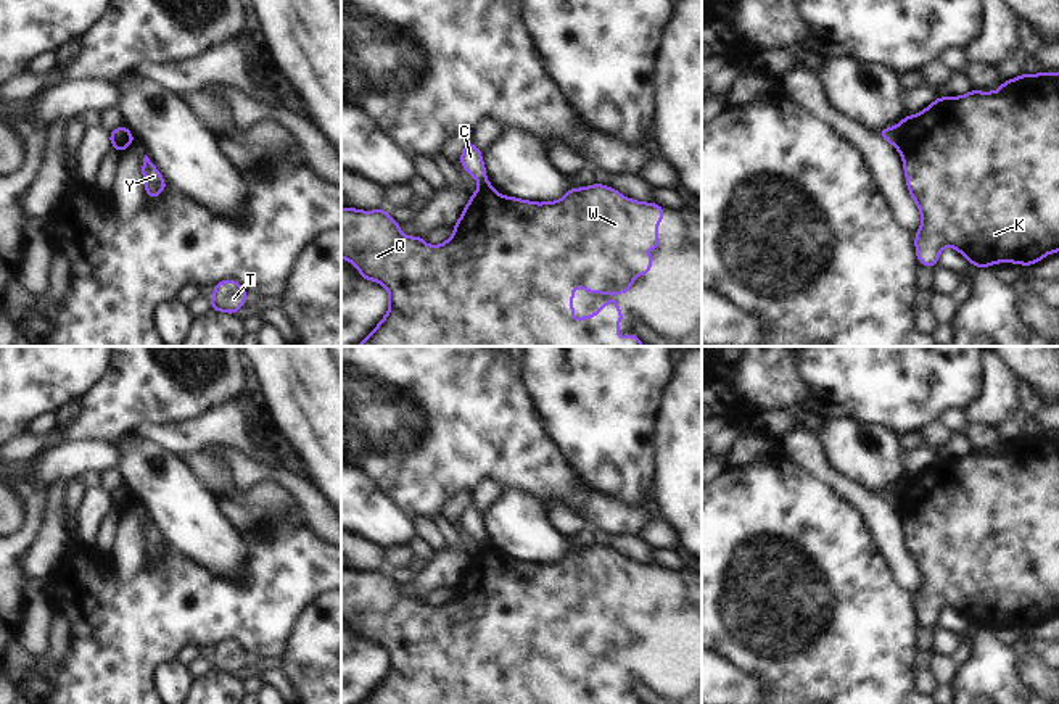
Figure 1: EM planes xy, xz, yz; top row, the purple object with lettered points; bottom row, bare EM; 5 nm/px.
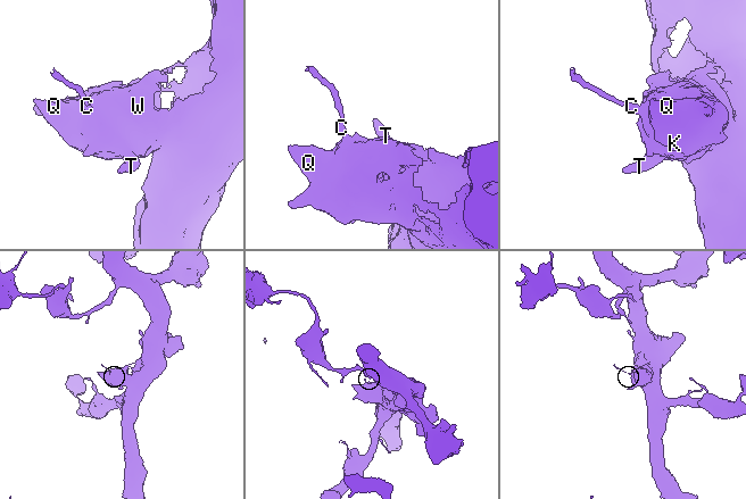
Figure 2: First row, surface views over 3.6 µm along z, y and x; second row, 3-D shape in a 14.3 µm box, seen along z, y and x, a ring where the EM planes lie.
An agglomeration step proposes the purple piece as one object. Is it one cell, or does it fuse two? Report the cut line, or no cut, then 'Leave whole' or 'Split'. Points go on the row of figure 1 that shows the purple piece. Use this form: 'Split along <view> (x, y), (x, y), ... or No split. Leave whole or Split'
Split along xy (124, 126), (124, 140), (116, 149). Split

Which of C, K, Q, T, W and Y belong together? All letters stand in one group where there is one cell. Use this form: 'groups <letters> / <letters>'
groups C / K Q T W Y

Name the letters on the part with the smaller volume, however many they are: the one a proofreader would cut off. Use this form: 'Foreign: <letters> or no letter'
Foreign: C

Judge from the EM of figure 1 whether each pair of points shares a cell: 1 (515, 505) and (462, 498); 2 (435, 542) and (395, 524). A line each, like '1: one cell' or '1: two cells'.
1: two cells
2: two cells

